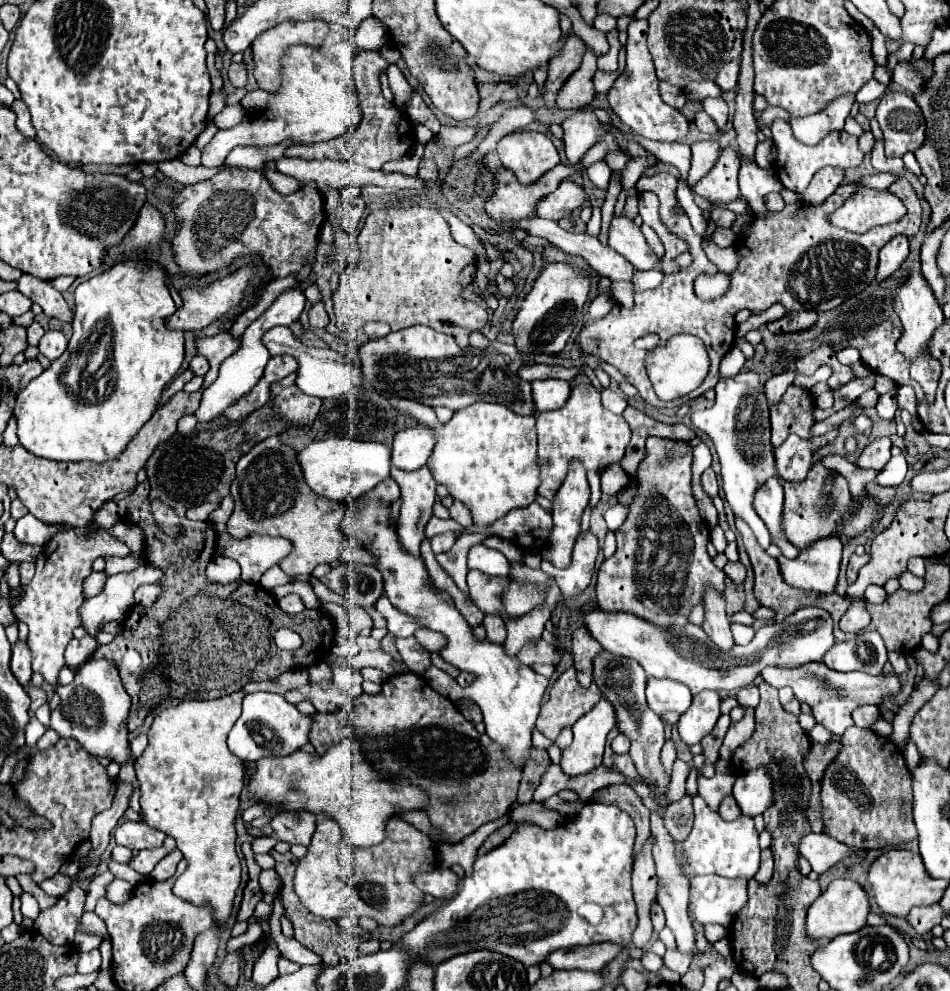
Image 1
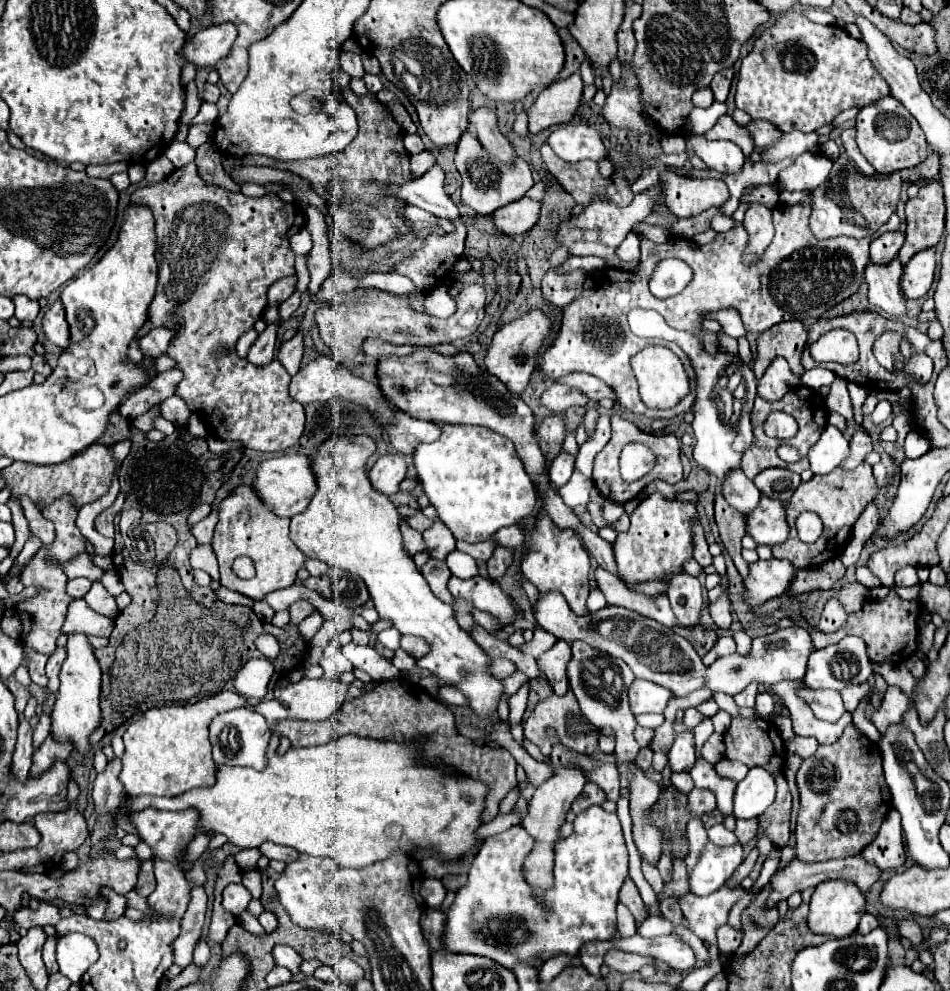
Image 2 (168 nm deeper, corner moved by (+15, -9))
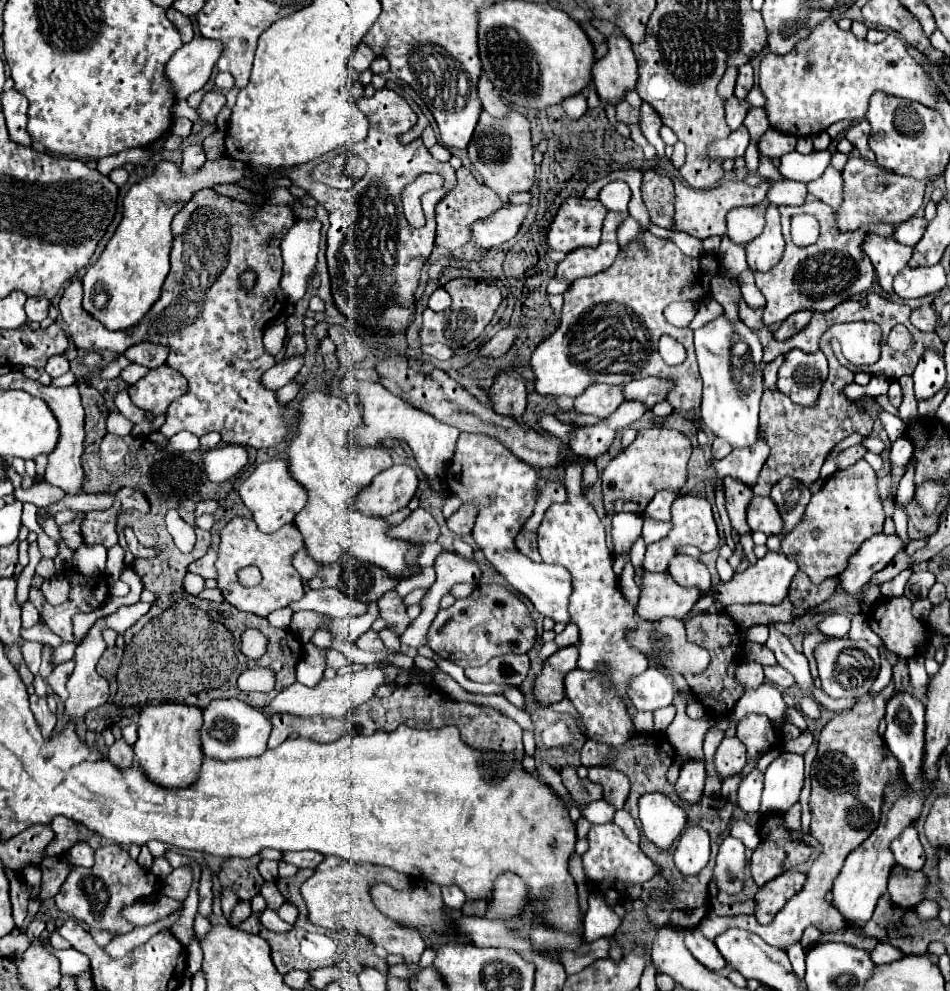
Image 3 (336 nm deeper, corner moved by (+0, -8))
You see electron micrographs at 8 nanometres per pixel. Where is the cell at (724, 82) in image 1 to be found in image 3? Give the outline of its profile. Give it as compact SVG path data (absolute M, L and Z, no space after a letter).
M746 63L738 69L738 79L736 79L736 91L734 95L738 99L744 99L746 93L752 89L752 83L754 83L754 77L752 77L752 67Z

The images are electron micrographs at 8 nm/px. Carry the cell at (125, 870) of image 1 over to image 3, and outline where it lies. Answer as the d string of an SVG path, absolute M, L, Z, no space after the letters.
M194 935L192 941L190 941L190 945L188 945L188 969L186 969L186 973L188 973L188 975L194 975L194 973L200 969L200 965L202 965L200 941L198 941L198 937Z

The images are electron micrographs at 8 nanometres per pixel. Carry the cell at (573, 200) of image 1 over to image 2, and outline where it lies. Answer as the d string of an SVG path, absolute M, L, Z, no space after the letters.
M525 196L517 202L501 206L491 214L491 218L499 232L507 236L515 236L515 234L525 234L529 228L535 226L535 222L539 220L539 210L541 210L541 202Z

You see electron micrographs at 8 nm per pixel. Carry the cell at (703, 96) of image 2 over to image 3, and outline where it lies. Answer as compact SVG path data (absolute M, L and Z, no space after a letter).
M730 67L730 69L724 73L722 81L718 83L718 93L720 93L720 97L722 97L724 101L728 101L728 99L734 95L734 83L736 83L736 75L738 75L738 69Z

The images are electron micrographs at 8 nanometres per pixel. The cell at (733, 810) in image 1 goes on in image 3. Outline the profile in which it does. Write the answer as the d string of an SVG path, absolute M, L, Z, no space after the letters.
M728 835L720 845L716 867L714 867L714 877L718 879L720 891L726 891L730 895L740 893L744 879L744 865L746 865L744 843Z

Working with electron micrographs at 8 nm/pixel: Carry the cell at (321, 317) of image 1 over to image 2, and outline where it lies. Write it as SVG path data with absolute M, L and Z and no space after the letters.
M297 332L289 342L283 342L281 344L281 348L277 352L277 360L287 370L287 374L293 376L299 370L301 356L303 356L303 336Z

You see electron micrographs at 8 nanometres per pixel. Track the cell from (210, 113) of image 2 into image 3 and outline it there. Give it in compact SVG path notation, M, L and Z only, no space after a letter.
M178 99L172 107L171 111L172 118L186 117L192 122L195 122L199 119L196 109L188 106L186 100Z

